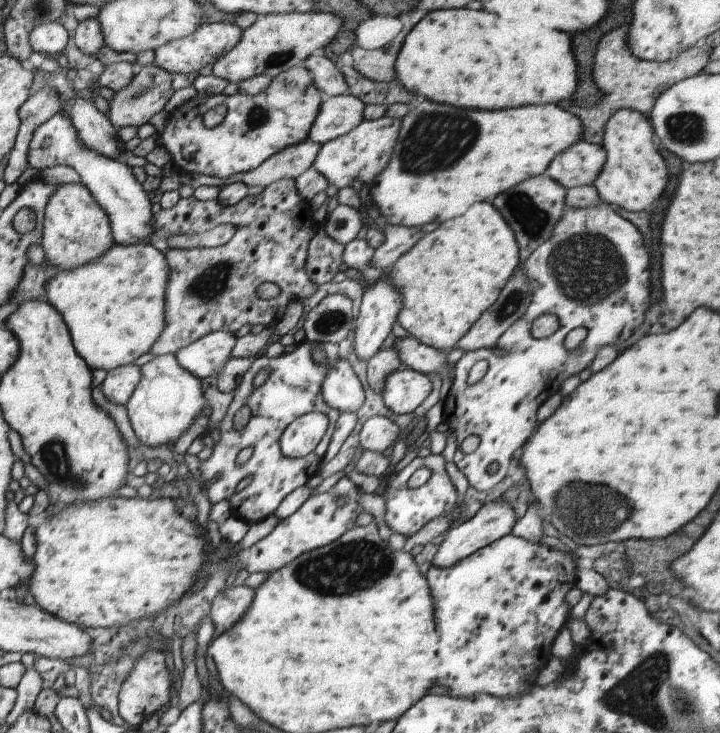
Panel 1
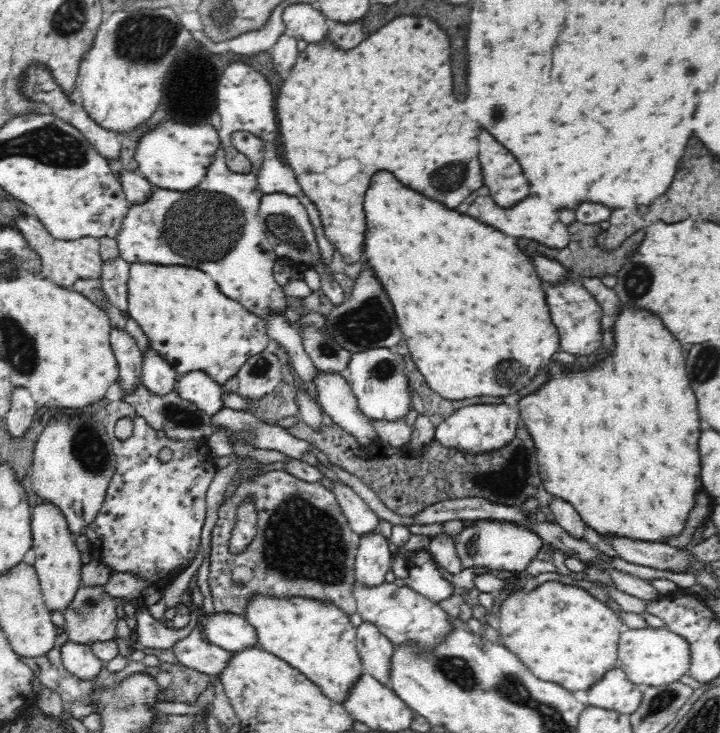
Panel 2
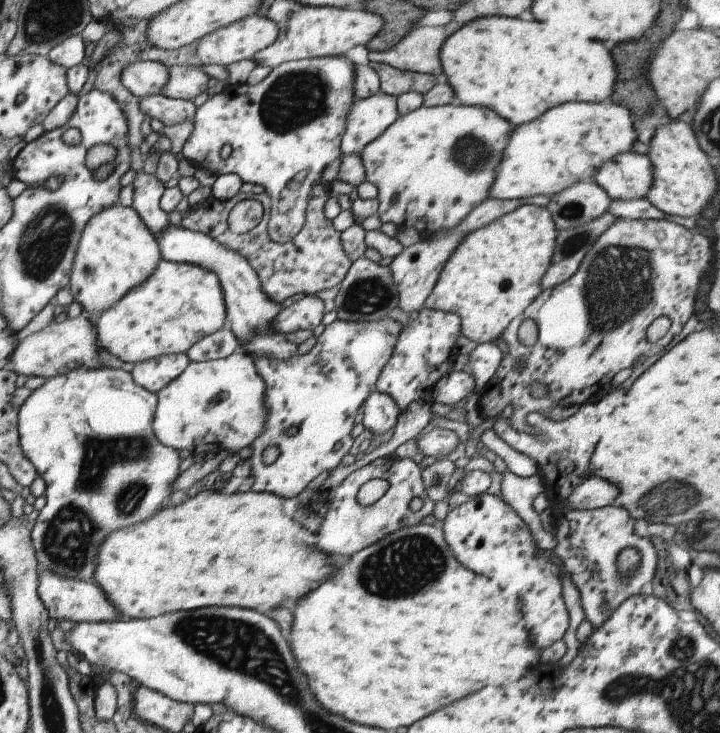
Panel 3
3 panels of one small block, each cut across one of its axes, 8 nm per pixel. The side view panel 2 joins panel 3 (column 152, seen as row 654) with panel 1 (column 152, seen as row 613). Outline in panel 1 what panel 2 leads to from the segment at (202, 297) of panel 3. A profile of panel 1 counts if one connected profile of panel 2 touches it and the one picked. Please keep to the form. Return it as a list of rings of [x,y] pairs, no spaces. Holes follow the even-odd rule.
[[[113,244],[107,252],[81,264],[73,270],[57,270],[57,274],[47,280],[45,294],[47,304],[51,304],[67,324],[67,332],[71,336],[71,344],[75,352],[83,358],[89,370],[105,370],[111,372],[121,366],[133,364],[135,358],[149,352],[157,336],[163,332],[163,304],[165,304],[165,286],[169,278],[169,268],[163,254],[149,244]]]

